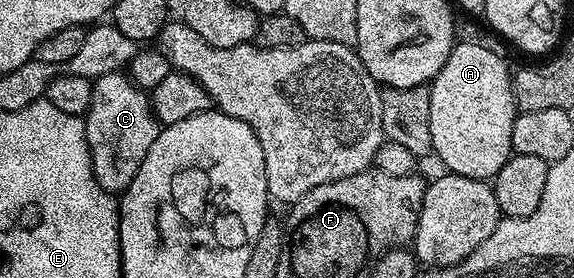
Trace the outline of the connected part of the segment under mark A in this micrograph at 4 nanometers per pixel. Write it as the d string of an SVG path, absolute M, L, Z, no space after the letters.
M478 42L474 44L454 43L447 62L443 62L443 70L428 85L431 98L431 142L433 152L454 176L475 178L486 182L503 170L503 166L514 155L511 146L511 130L515 126L515 118L519 111L513 101L513 77L511 68L505 65L505 60L497 52L488 48L489 44Z

